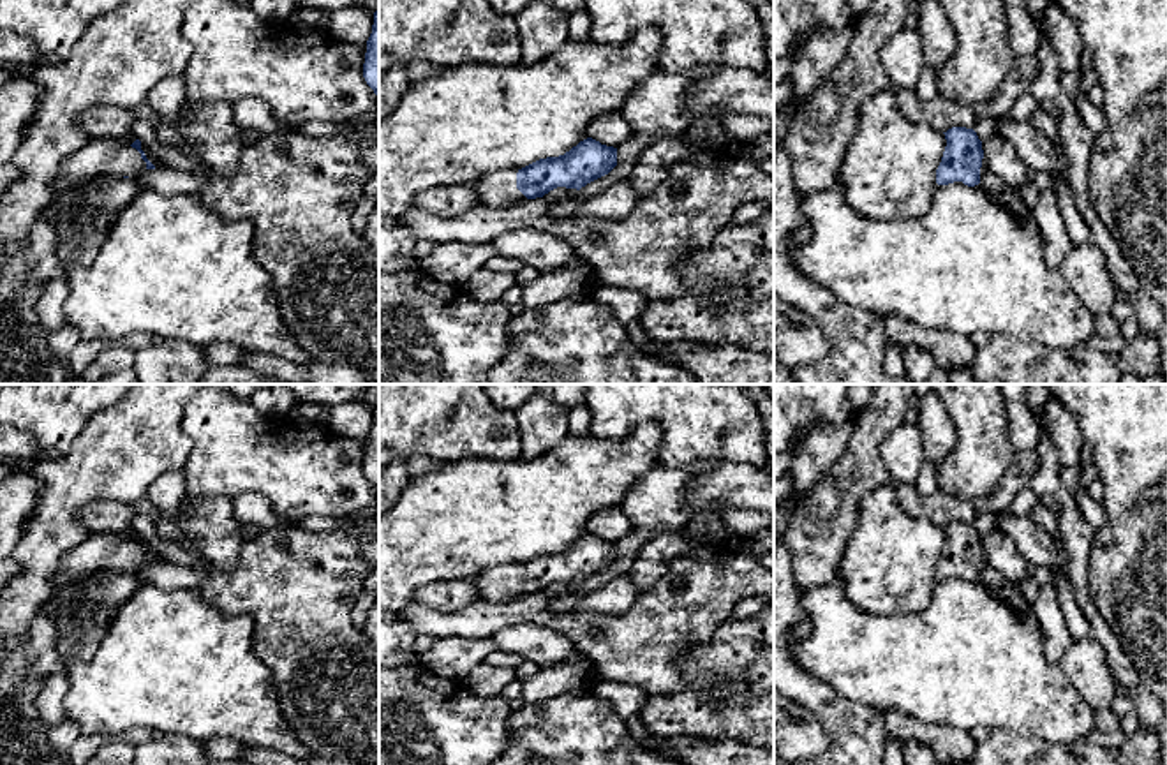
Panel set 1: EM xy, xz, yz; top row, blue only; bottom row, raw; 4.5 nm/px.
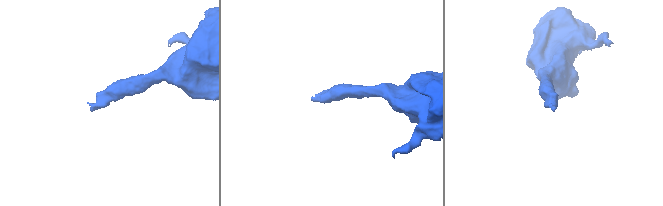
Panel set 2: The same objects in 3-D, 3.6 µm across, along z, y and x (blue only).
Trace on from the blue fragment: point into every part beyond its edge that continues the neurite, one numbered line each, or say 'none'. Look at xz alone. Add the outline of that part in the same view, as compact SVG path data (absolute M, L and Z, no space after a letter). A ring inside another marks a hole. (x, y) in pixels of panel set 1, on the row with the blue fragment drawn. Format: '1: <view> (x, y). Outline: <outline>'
1: xz (498, 189). Outline: M499 169L478 180L478 204L504 208L525 201L517 189L518 169Z

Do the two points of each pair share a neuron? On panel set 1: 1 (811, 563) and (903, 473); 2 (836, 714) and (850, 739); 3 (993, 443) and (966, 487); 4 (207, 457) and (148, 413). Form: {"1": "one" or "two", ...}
{"1": "two", "2": "one", "3": "one", "4": "two"}

